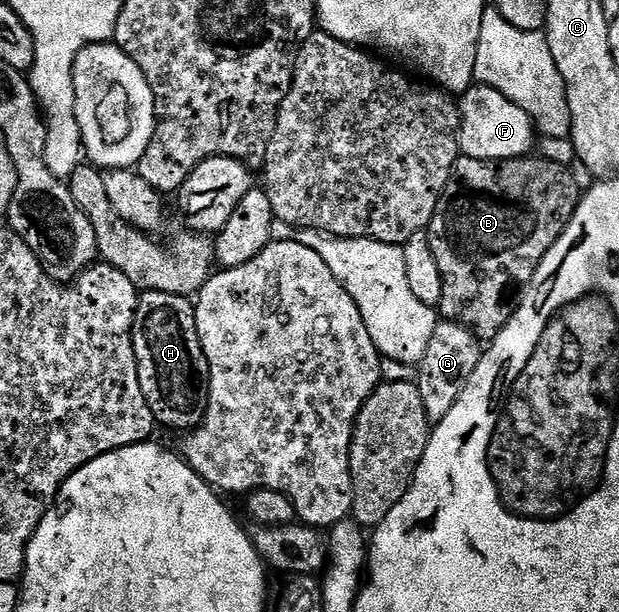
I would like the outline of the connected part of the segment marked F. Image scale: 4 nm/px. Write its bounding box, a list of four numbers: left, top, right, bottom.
[459,85,537,160]

